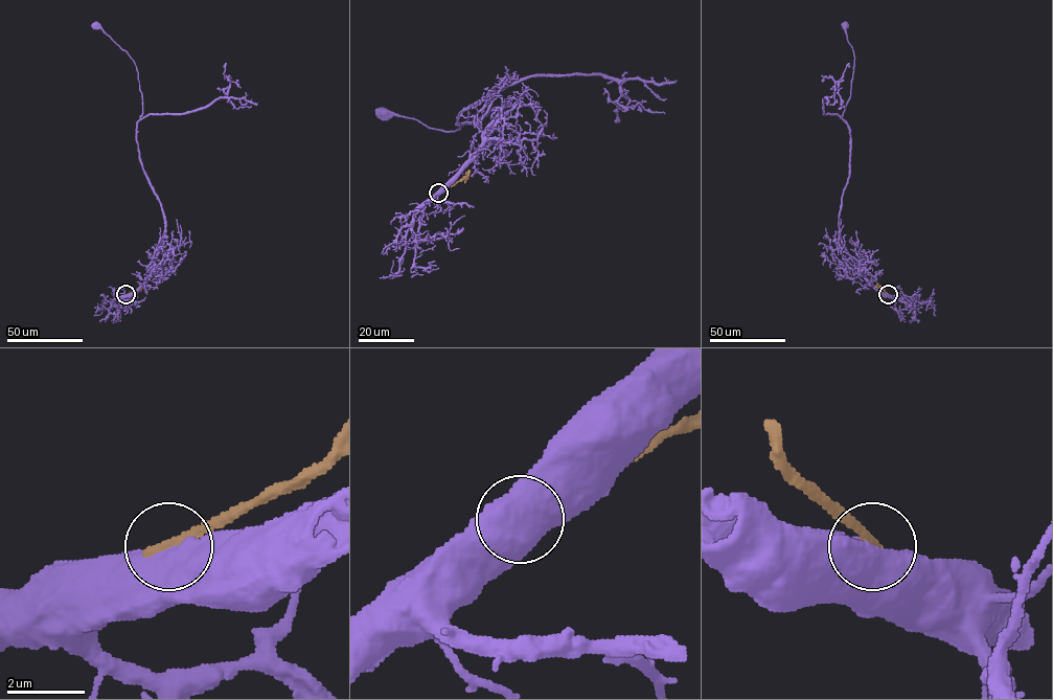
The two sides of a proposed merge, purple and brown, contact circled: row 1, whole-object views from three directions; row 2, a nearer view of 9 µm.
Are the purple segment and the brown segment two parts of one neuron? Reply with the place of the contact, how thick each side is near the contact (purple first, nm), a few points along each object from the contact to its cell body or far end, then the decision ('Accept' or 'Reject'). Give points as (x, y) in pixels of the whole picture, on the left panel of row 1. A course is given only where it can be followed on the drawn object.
Place: (126, 294). Thickness 800 nm (purple) against 280 nm. Course of purple: (127, 294), (150, 275), (164, 232), (164, 215), (140, 160), (136, 122), (142, 102), (136, 67), (96, 25). Course of brown: (127, 294), (141, 289), (142, 283). Reject

